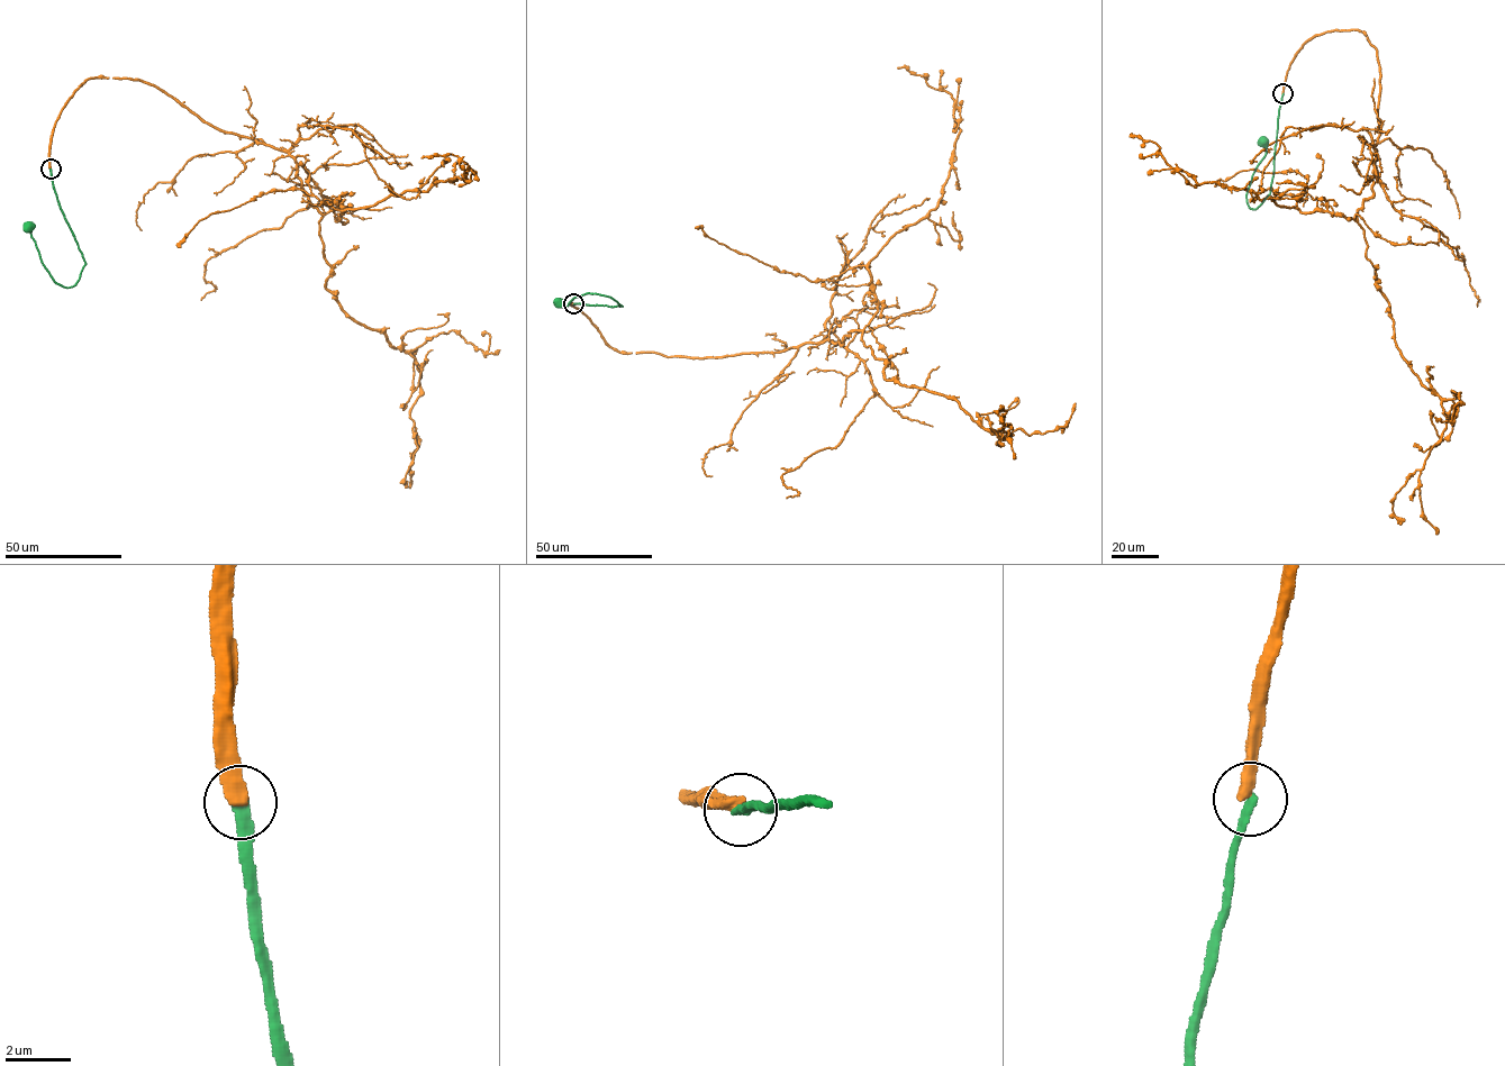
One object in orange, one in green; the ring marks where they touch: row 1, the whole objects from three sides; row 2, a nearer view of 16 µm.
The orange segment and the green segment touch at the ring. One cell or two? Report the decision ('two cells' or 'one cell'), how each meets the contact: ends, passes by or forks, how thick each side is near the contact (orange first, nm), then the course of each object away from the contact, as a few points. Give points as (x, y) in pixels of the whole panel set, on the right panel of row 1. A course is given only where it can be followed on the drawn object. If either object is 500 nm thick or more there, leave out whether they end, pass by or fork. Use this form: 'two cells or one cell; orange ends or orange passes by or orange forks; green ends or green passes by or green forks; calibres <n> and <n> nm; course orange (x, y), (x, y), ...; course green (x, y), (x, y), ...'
two cells; orange ends; green ends; calibres 480 and 300 nm; course orange (1283, 93), (1316, 35), (1353, 29), (1376, 49), (1358, 222), (1396, 345), (1447, 417), (1395, 494), (1404, 521); course green (1283, 93), (1270, 194), (1252, 209), (1247, 194), (1252, 174), (1266, 153), (1266, 140), (1262, 142)

